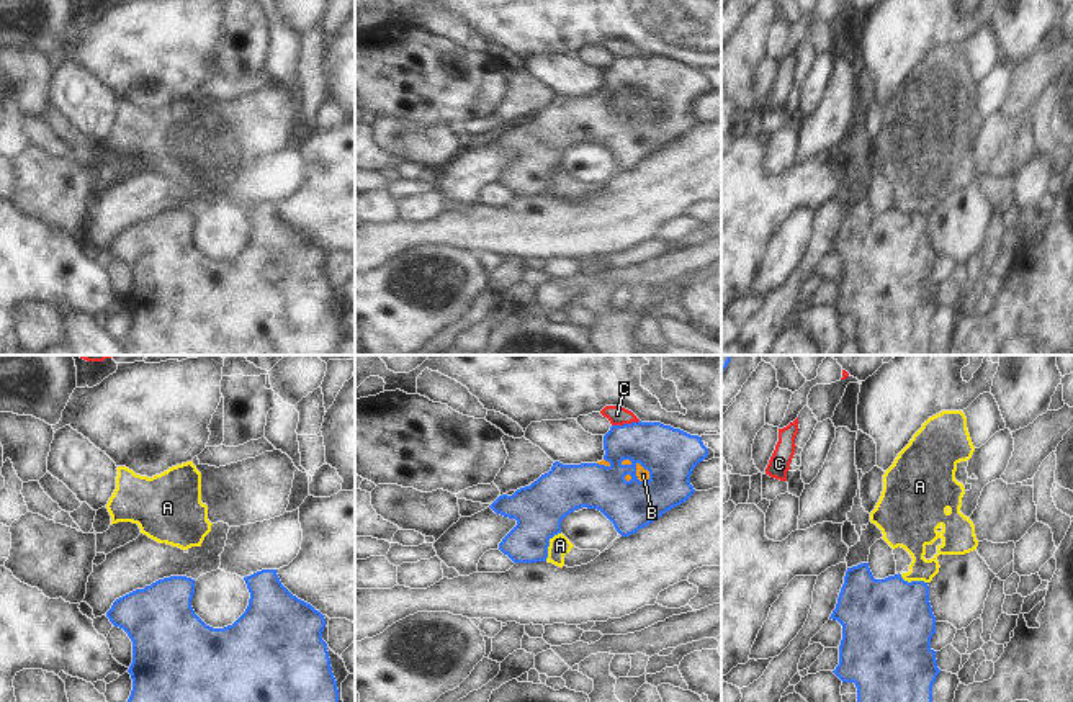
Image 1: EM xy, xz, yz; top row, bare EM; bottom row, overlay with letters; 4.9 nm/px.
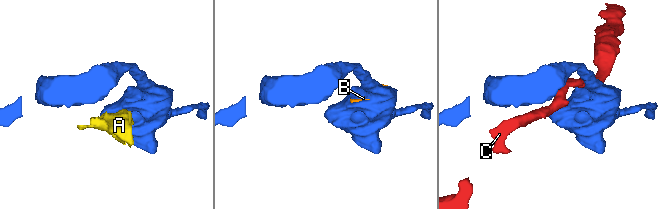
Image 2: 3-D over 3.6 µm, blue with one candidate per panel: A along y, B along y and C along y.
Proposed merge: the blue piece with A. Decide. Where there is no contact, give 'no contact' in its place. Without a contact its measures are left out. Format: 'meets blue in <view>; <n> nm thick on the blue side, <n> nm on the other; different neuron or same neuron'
meets blue in xz; 260 nm thick on the blue side, 100 nm on the other; different neuron

